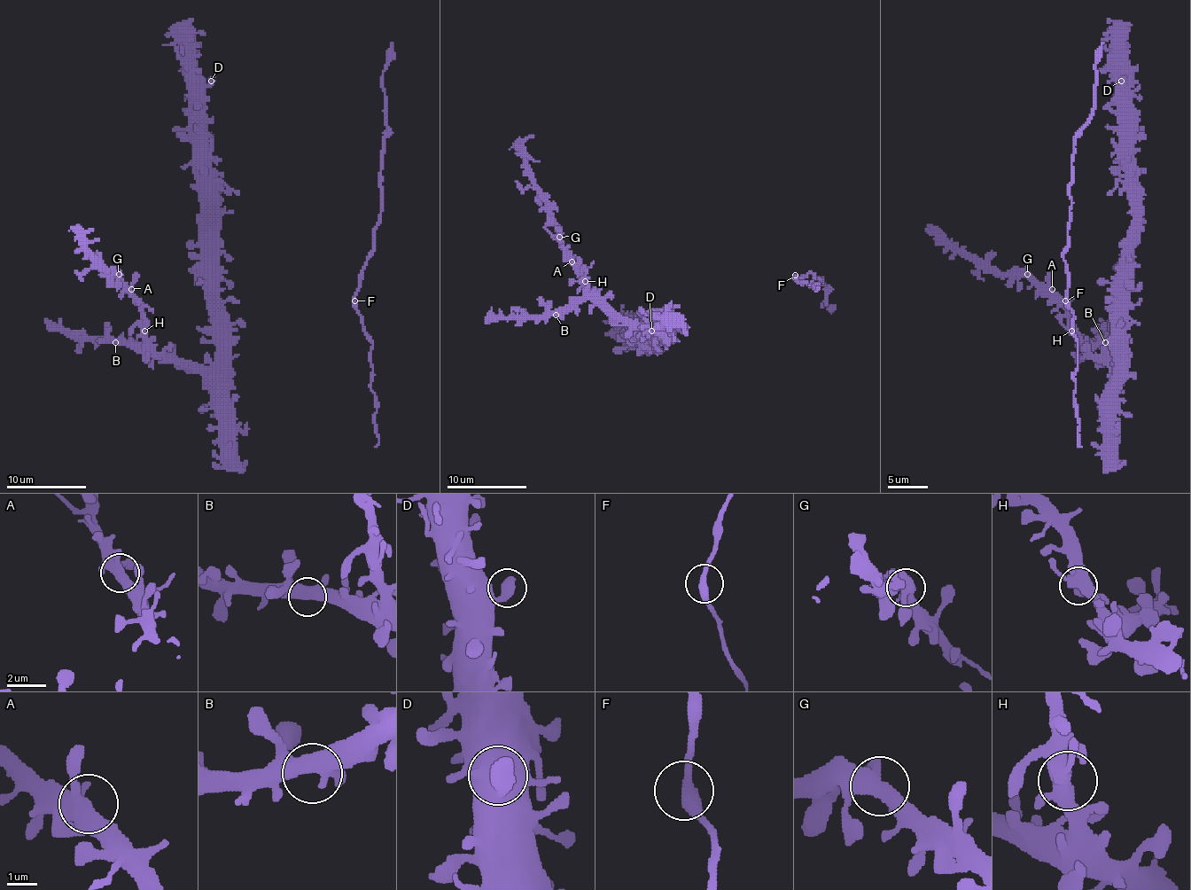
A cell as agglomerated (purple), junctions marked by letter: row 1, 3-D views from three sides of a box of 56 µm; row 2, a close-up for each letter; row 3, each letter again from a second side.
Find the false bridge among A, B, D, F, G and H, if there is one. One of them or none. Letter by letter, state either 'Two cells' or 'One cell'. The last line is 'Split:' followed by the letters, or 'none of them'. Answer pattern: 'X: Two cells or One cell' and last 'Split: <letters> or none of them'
A: One cell
B: One cell
D: One cell
F: One cell
G: One cell
H: One cell
Split: none of them

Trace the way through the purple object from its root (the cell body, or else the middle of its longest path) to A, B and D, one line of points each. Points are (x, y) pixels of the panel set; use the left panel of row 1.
A: (238, 300), (222, 305), (222, 353), (209, 367), (189, 367), (151, 347), (141, 302), (131, 289)
B: (238, 300), (227, 300), (222, 305), (222, 353), (209, 367), (160, 363), (149, 353), (139, 353), (115, 342)
D: (238, 300), (222, 300), (217, 294), (217, 187), (211, 170), (205, 130), (205, 87), (211, 81)

